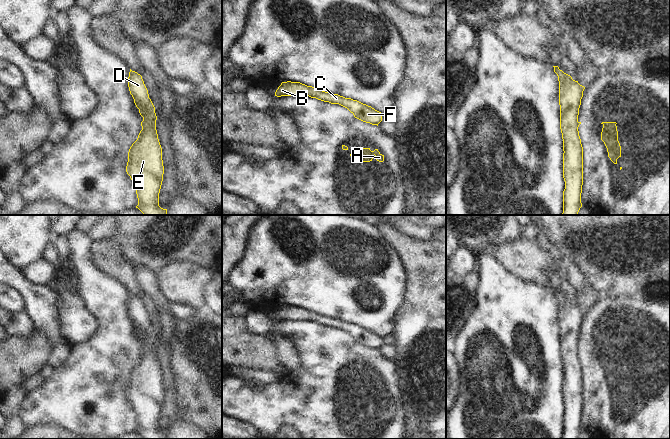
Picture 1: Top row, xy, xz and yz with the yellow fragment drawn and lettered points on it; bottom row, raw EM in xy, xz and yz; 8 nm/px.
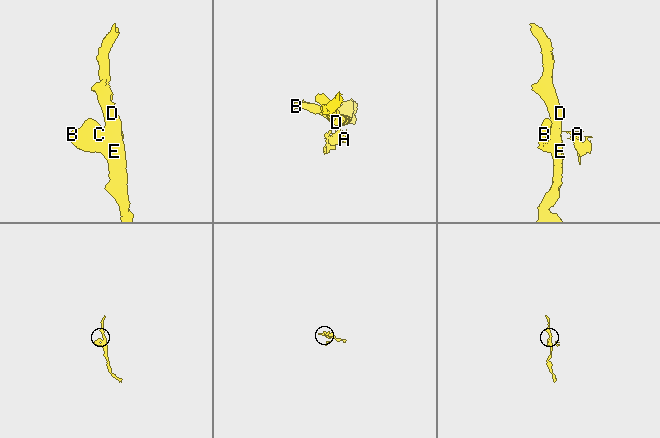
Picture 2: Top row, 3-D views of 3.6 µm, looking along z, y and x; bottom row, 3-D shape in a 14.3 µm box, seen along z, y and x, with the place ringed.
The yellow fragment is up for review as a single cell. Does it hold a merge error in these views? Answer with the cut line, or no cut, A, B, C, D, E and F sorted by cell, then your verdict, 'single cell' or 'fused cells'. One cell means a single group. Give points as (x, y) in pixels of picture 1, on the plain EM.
cut xy (141, 346), (143, 351); groups A / B C D E F; fused cells

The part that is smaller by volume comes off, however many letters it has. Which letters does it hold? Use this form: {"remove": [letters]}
{"remove": ["A"]}

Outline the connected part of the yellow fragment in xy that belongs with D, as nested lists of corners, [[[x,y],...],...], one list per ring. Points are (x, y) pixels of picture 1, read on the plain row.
[[[130,293],[128,311],[145,349],[128,376],[126,396],[130,400],[143,439],[167,439],[159,430],[164,390],[162,372],[156,354],[157,340],[142,300]]]

